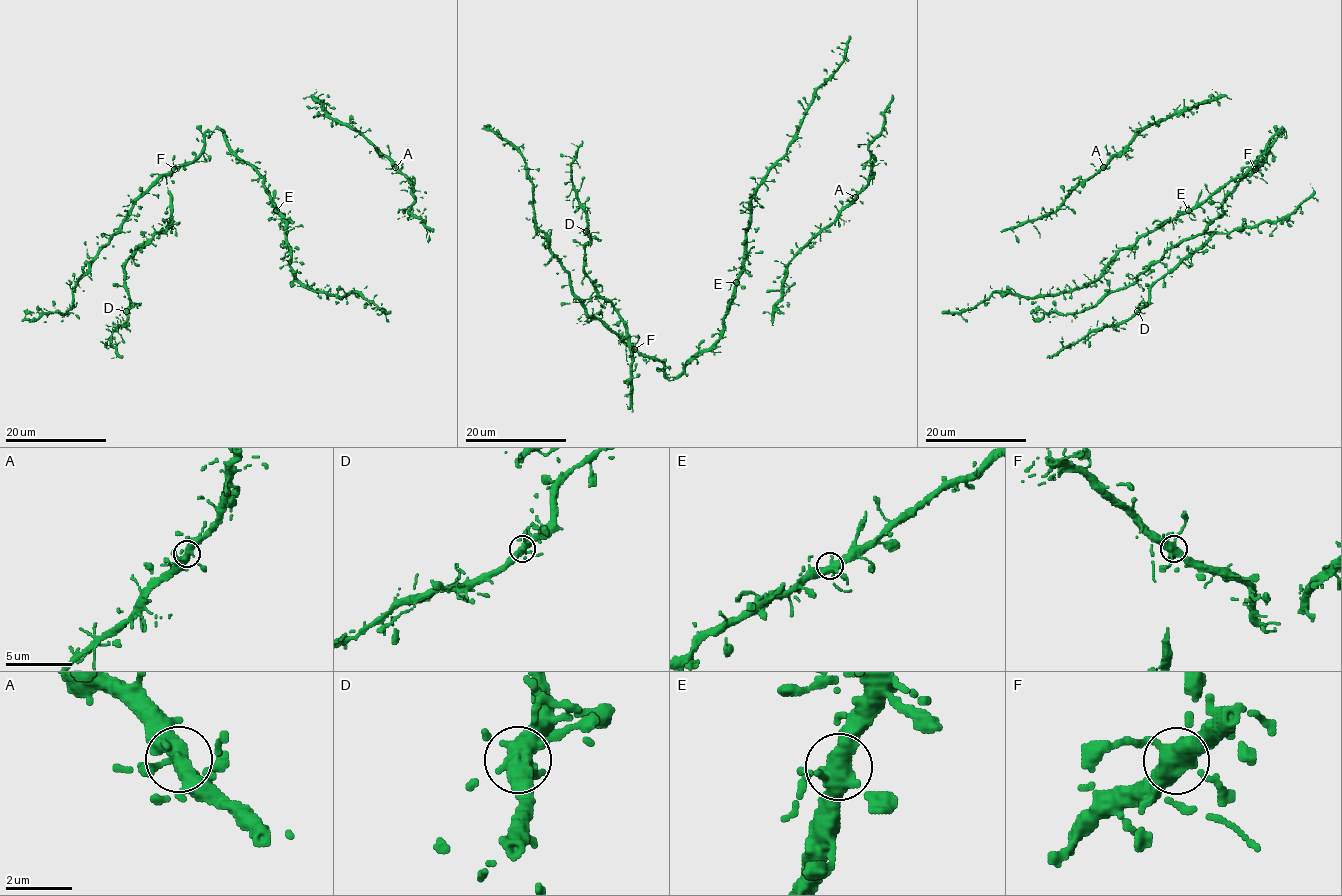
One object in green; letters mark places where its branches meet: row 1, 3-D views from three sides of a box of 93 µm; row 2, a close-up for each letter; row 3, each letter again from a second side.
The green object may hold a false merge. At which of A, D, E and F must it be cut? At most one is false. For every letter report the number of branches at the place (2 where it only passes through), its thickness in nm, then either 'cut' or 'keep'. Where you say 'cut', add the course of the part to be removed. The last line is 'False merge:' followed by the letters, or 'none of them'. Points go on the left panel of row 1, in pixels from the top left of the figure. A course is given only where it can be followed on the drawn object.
A: 5 | 360 nm | keep
D: 6 | 420 nm | keep
E: 5 | 420 nm | keep
F: 5 | 400 nm | keep
False merge: none of them

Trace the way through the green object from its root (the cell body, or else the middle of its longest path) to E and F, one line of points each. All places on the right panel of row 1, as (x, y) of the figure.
E: (1155, 228), (1188, 210)
F: (1155, 228), (1199, 207), (1238, 178), (1267, 143), (1284, 129), (1255, 169)

